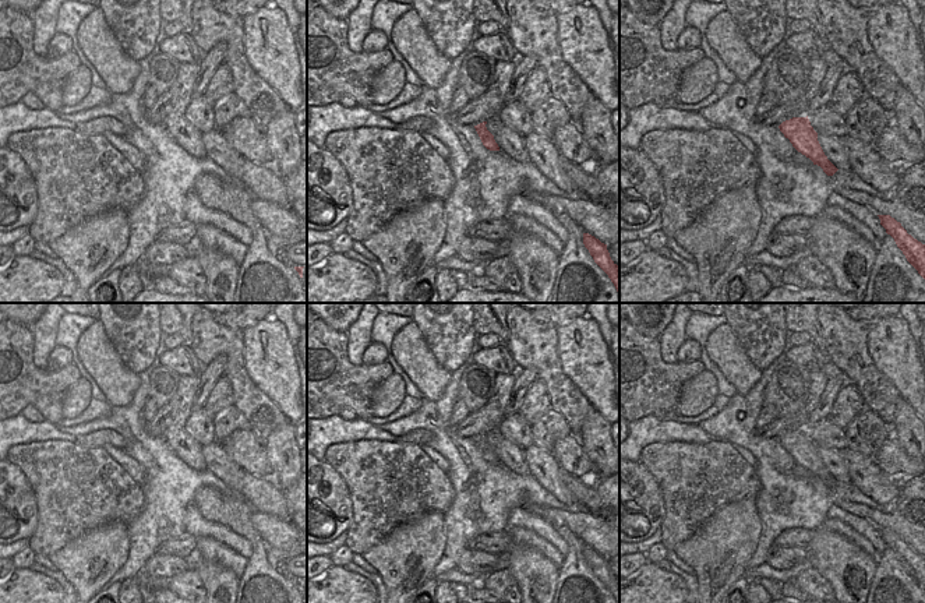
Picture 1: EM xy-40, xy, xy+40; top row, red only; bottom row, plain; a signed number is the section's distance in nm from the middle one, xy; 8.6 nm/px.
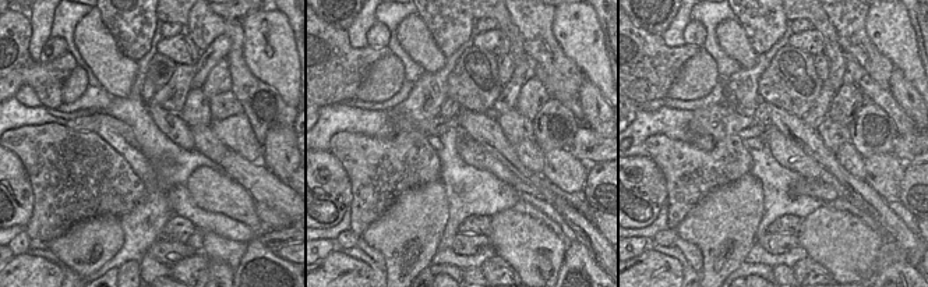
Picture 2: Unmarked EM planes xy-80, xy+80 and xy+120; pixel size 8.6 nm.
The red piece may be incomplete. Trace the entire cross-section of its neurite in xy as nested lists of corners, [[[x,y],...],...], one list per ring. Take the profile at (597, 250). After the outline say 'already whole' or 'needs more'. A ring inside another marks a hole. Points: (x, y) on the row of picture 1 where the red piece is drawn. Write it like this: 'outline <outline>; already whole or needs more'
outline [[[583,233],[583,244],[589,250],[594,262],[608,275],[614,283],[619,297],[619,271],[618,265],[611,260],[607,244],[589,233]]]; already whole

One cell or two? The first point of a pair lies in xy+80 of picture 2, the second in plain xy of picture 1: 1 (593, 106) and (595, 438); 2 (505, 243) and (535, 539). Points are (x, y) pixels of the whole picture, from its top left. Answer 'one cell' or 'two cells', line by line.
1: one cell
2: two cells

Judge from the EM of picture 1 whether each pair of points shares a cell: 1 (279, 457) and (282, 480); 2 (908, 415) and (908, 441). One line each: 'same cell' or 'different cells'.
1: same cell
2: same cell

